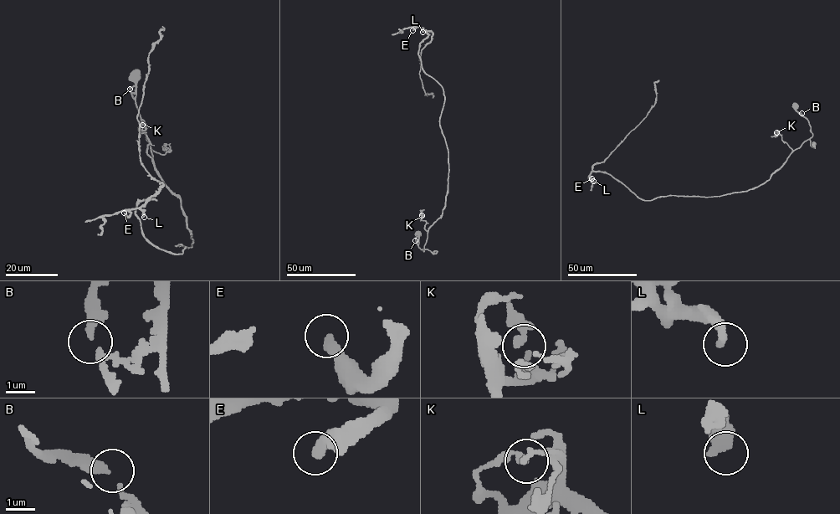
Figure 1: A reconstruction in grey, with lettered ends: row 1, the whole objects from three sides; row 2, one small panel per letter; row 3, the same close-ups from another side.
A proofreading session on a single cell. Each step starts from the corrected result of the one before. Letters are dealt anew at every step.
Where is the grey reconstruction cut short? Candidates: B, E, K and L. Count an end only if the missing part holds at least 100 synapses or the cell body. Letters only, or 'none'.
none

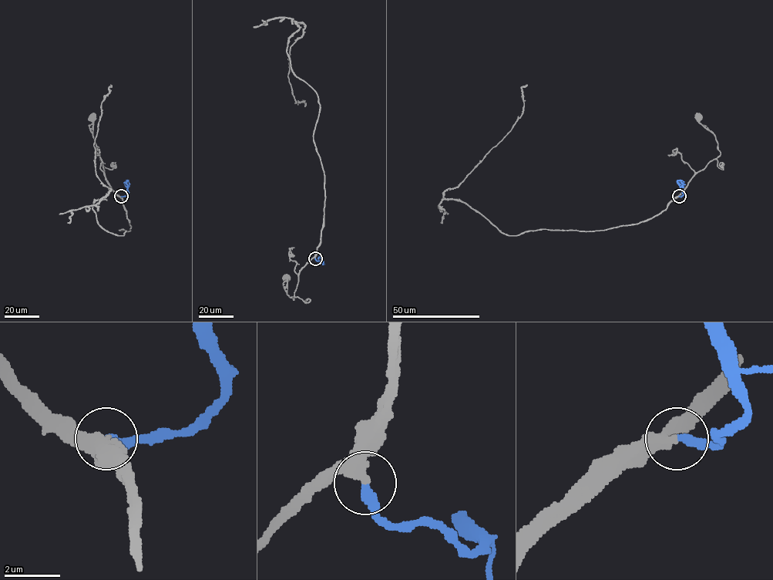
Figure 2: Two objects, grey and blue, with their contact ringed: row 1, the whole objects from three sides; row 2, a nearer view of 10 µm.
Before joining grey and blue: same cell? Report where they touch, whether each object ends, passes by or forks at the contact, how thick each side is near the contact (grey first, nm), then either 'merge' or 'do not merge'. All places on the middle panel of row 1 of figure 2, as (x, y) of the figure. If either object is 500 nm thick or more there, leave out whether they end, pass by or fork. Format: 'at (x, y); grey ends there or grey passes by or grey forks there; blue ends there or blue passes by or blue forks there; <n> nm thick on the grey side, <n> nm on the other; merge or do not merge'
at (315, 258); grey passes by; blue ends there; 360 nm thick on the grey side, 300 nm on the other; merge

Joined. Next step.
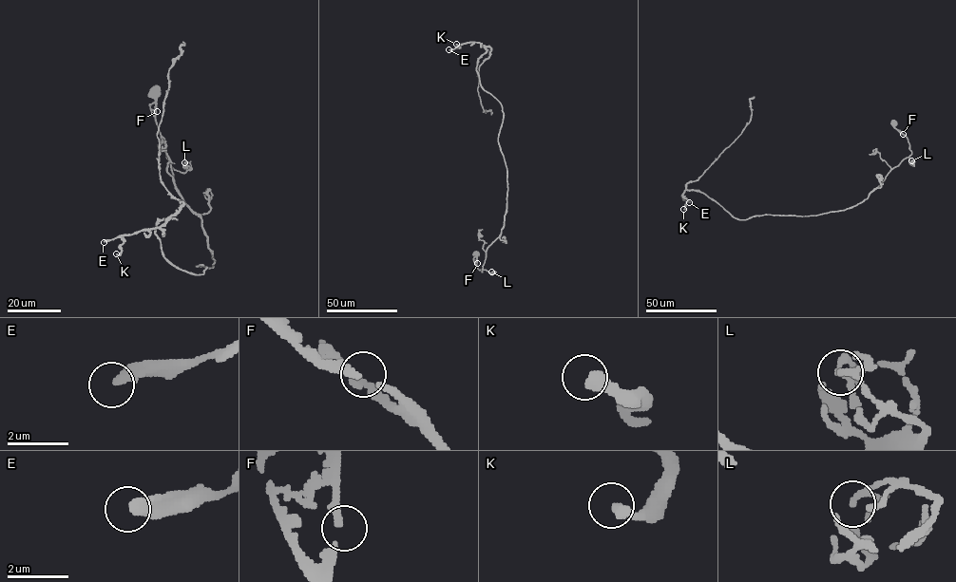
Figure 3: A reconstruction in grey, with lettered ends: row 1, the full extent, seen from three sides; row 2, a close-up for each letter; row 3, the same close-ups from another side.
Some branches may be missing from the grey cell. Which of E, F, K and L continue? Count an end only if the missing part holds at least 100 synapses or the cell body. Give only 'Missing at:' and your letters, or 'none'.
Missing at: E

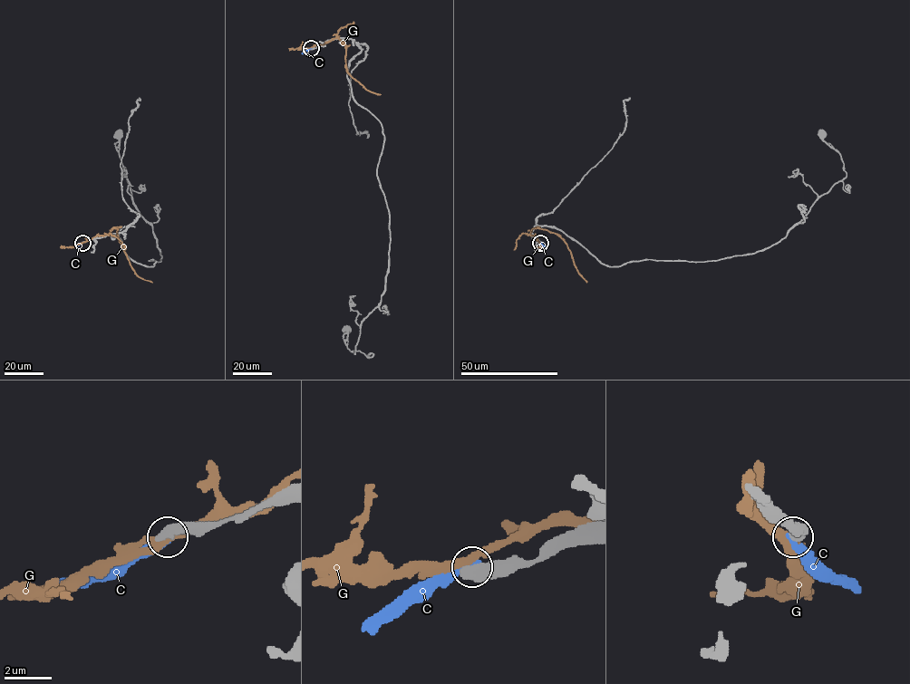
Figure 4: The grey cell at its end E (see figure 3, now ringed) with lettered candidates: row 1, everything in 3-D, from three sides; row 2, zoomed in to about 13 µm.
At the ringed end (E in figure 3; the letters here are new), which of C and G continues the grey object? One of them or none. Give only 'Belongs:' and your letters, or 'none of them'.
Belongs: C

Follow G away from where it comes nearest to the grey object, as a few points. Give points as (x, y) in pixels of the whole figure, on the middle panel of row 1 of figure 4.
G: (311, 48), (338, 39), (344, 45), (348, 72), (367, 90), (381, 94)

